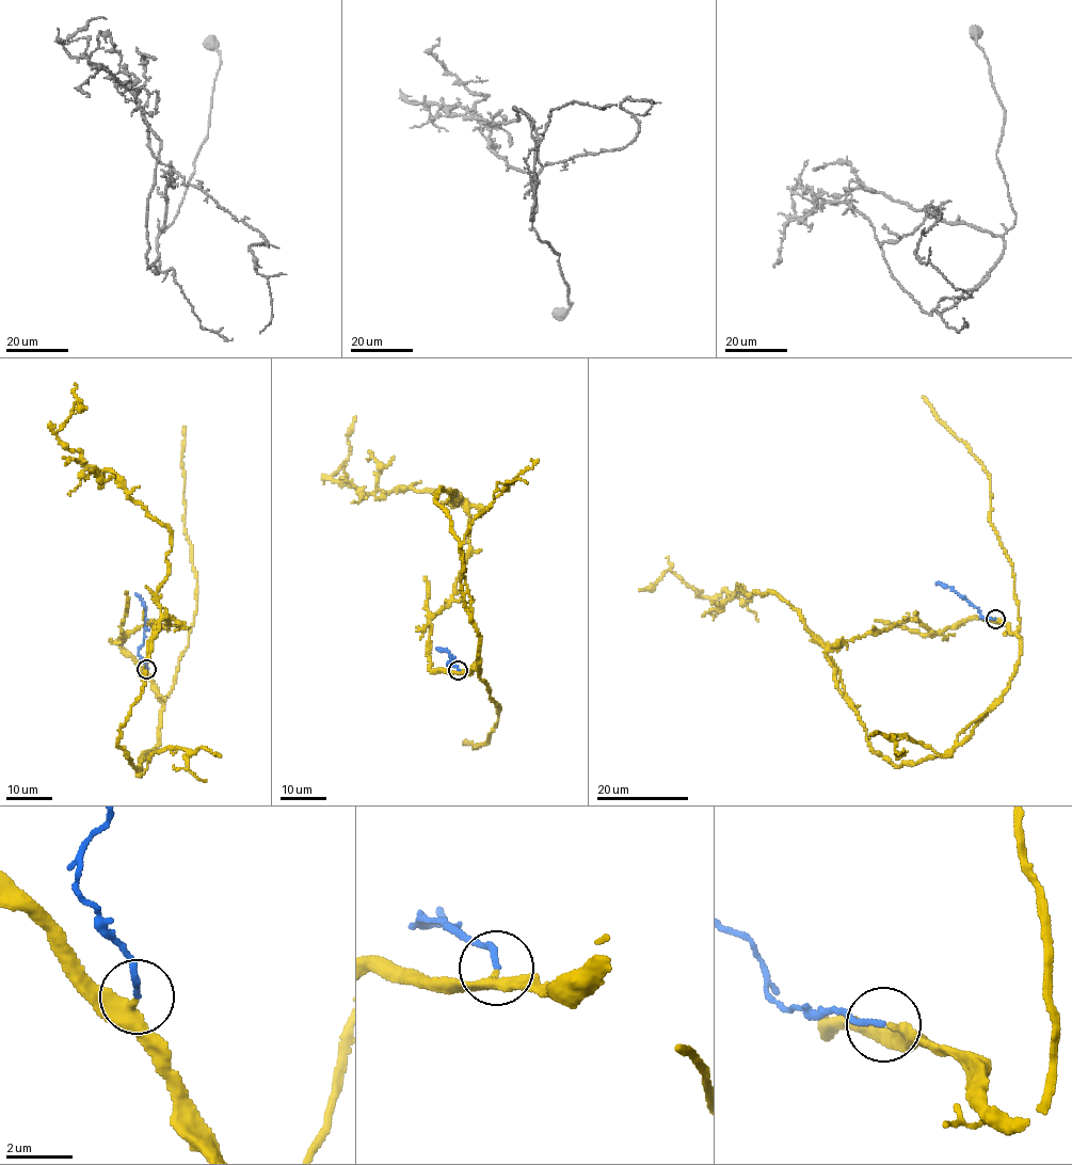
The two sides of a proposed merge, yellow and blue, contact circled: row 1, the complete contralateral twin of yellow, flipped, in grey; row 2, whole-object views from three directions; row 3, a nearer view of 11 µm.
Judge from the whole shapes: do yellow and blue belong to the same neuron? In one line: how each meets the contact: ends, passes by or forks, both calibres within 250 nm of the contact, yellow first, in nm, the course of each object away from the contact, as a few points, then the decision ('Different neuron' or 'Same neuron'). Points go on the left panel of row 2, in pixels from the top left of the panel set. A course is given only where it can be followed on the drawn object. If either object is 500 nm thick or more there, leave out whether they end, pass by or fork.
At the ring yellow passes by. At the ring blue ends. Thickness 260 nm (yellow) against 150 nm. Course of yellow: (146, 669), (122, 638), (168, 625), (172, 535), (64, 448), (57, 432), (86, 408). Course of blue: (146, 669), (139, 654), (144, 638), (146, 610), (136, 593). Same neuron

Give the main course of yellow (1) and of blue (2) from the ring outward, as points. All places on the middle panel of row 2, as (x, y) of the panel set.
1: (458, 670), (431, 669), (429, 619), (470, 551), (469, 507), (453, 492), (367, 494), (331, 480), (355, 416)
2: (458, 670), (447, 664), (451, 660), (448, 651), (436, 649)

